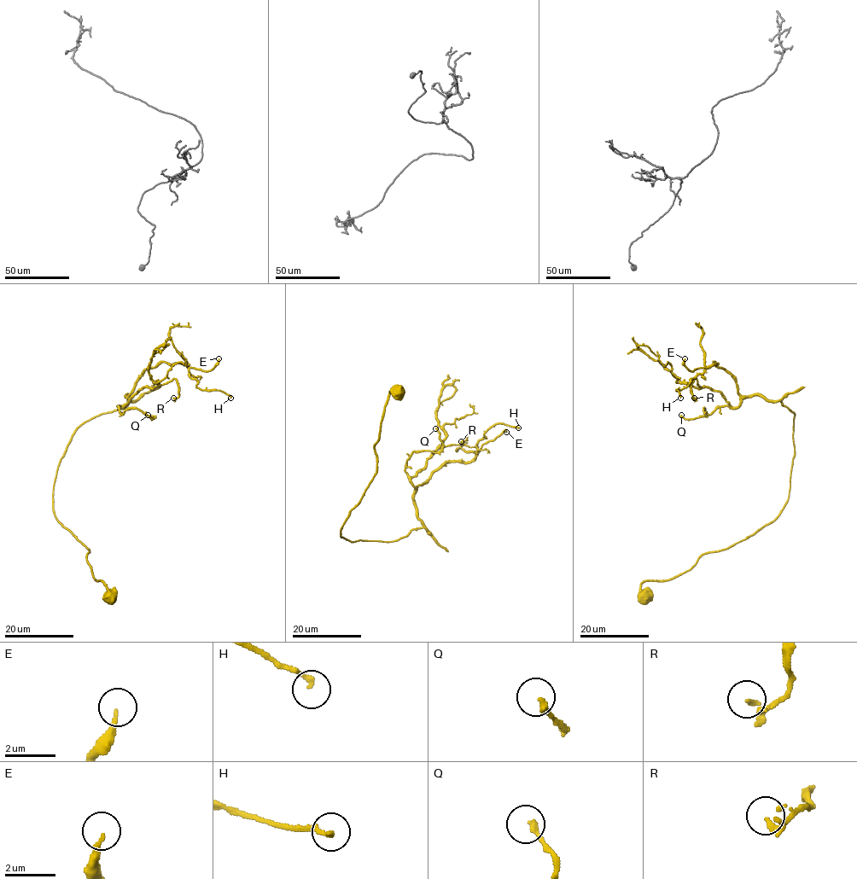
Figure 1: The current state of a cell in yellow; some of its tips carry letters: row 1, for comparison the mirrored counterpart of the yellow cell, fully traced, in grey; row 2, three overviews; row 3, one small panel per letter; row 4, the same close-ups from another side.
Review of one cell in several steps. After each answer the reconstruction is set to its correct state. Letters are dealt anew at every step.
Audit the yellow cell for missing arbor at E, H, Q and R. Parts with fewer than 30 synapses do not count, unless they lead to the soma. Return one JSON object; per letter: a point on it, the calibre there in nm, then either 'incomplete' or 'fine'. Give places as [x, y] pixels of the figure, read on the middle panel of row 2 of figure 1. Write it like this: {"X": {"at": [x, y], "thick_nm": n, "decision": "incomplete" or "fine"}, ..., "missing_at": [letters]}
{"E": {"at": [506, 432], "thick_nm": 170, "decision": "fine"}, "H": {"at": [518, 427], "thick_nm": 170, "decision": "fine"}, "Q": {"at": [435, 428], "thick_nm": 240, "decision": "fine"}, "R": {"at": [461, 441], "thick_nm": 110, "decision": "fine"}, "missing_at": []}

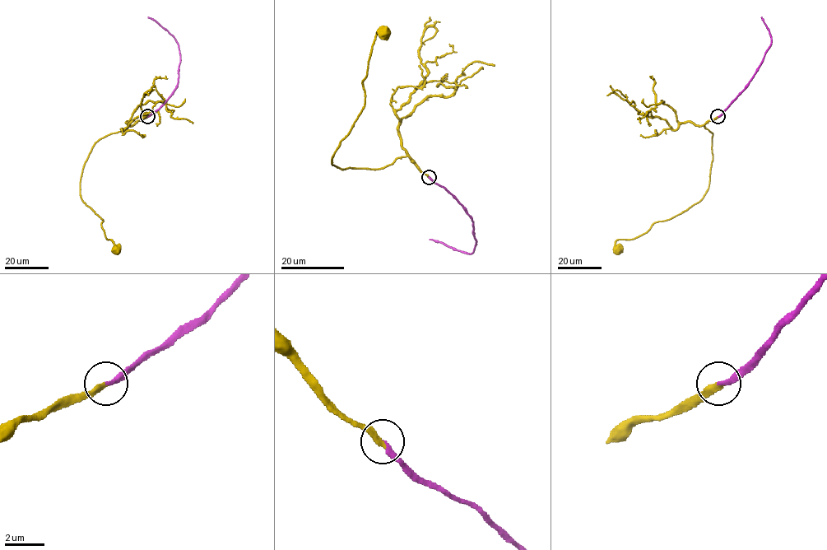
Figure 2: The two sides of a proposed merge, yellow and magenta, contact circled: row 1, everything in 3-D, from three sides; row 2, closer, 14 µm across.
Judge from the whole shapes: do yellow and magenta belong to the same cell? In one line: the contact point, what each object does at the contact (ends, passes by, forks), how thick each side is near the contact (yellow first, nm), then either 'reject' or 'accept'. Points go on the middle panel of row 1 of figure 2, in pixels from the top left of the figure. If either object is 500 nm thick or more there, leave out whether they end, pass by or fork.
place (429, 177); yellow ends; magenta ends; calibres 300 and 240 nm; accept

